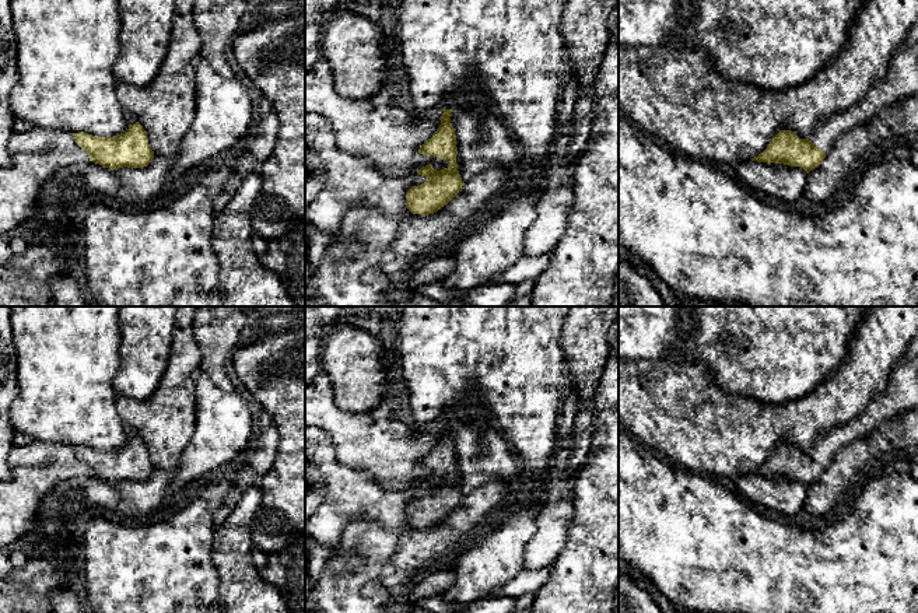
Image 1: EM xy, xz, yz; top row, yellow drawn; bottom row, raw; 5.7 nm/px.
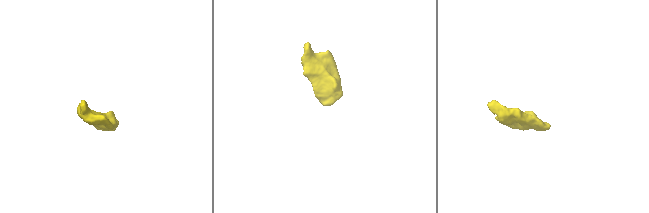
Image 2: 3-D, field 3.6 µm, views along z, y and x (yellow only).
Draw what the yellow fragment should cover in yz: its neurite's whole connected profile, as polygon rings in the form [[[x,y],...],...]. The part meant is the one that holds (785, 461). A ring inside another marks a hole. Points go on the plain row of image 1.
[[[781,444],[772,451],[767,462],[751,474],[800,480],[809,487],[824,472],[826,465],[817,462],[809,452],[799,452],[792,444]]]

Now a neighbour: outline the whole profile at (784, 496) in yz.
[[[747,473],[735,481],[749,502],[760,504],[786,516],[793,516],[803,508],[807,493],[807,486],[803,481],[775,476]]]

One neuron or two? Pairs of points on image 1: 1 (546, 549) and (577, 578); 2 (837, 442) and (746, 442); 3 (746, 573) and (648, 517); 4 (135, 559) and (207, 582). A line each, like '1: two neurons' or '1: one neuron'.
1: two neurons
2: two neurons
3: one neuron
4: one neuron

